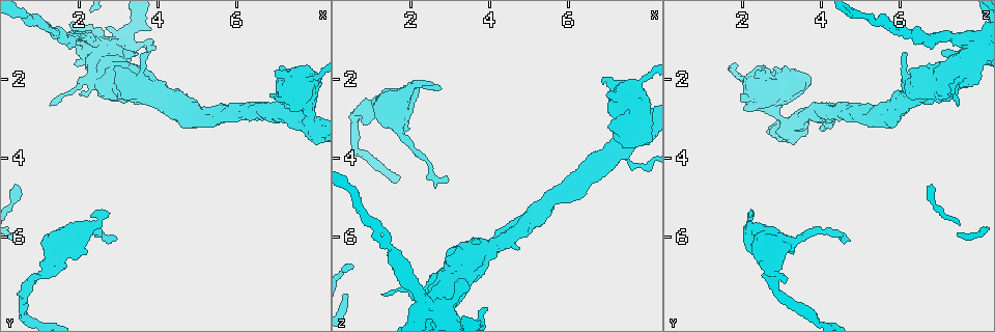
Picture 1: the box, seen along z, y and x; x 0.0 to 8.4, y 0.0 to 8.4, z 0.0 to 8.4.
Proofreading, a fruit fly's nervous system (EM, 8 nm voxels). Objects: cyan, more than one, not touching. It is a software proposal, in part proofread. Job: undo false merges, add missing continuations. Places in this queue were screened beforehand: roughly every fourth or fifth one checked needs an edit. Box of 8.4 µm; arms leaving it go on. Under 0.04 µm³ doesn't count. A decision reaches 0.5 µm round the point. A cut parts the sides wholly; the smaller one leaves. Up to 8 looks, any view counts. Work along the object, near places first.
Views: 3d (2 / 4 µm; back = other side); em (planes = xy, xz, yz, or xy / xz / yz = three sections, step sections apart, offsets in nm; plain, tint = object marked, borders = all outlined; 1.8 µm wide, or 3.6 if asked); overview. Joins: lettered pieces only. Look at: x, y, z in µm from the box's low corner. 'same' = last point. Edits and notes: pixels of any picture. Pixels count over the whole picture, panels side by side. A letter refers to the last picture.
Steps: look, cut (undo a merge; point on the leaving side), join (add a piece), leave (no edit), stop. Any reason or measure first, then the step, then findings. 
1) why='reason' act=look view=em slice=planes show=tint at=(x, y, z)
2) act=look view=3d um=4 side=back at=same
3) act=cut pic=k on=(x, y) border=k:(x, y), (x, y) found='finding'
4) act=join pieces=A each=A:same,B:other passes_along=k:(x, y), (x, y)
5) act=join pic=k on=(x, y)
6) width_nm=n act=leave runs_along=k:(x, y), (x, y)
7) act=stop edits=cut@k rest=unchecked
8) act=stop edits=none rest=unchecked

act=look view=3d um=4 side=back at=(2.60, 1.55, 7.75)

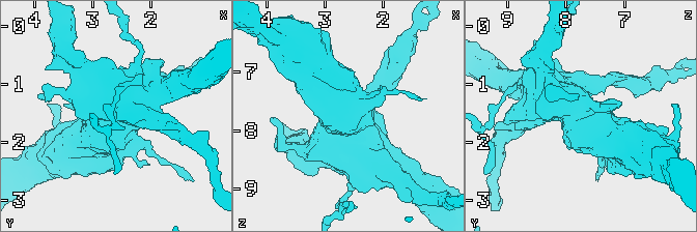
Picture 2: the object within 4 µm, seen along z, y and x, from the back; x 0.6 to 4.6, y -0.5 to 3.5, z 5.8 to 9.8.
why='need the tissue' act=look view=em um=3.6 slice=planes show=borders at=(2.60, 1.55, 7.75)

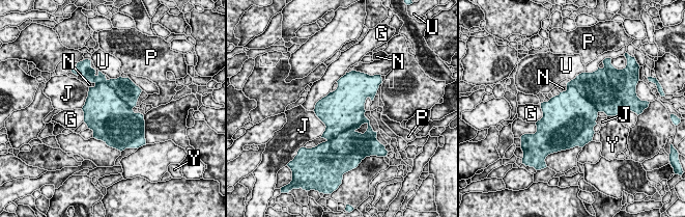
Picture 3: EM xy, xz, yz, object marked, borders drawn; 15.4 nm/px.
width_nm=700 act=cut pic=3 on=(349, 143) each=G:other,J:other,N:other,P:other,U:other,Y:other found='a second cell is stuck on'

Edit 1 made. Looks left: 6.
why='see it whole again' act=look view=overview

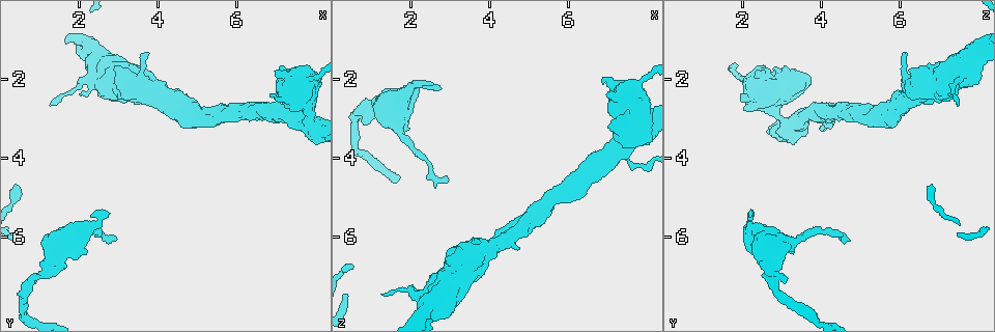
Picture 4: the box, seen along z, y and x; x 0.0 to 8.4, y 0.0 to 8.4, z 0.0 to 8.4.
why='free end' act=look view=em um=3.6 slice=planes show=borders at=(2.55, 5.35, 2.25)

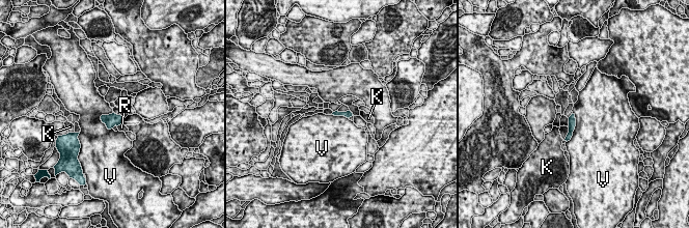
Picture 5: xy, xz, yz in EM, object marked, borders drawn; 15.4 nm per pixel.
width_nm=120 act=leave each=K:other,R:other,V:other border=5:(113, 112), (101, 116), (108, 130) found='none of them fits'

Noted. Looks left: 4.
why='calibre changes' act=look view=3d um=2 at=(0.85, 7.10, 2.80)

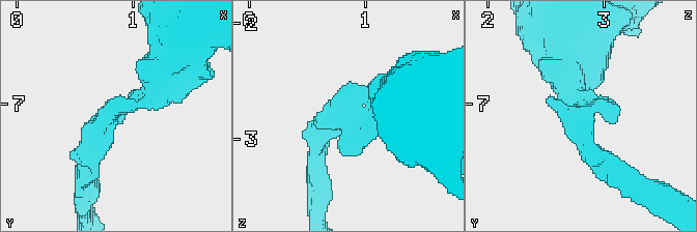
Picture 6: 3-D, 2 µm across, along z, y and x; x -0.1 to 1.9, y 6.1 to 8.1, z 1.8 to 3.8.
arm_widths_nm=190,550 why='need the tissue' act=look view=em slice=planes show=plain at=(0.88, 7.04, 2.82)

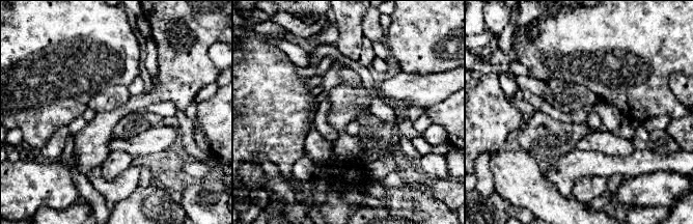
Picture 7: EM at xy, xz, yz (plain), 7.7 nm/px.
act=look view=em slice=planes show=borders at=same

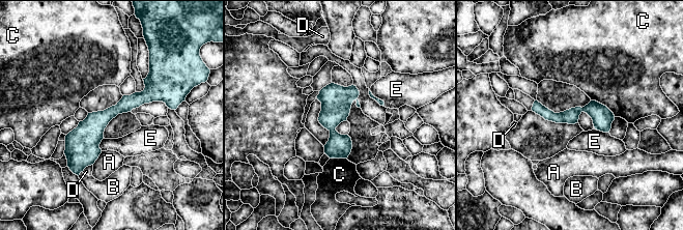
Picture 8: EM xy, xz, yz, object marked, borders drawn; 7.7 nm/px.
act=leave each=A:other,B:other,C:other,D:other,E:other found='continuous, no second cell'

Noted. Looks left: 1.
act=stop edits=cut@3 rest=unchecked

